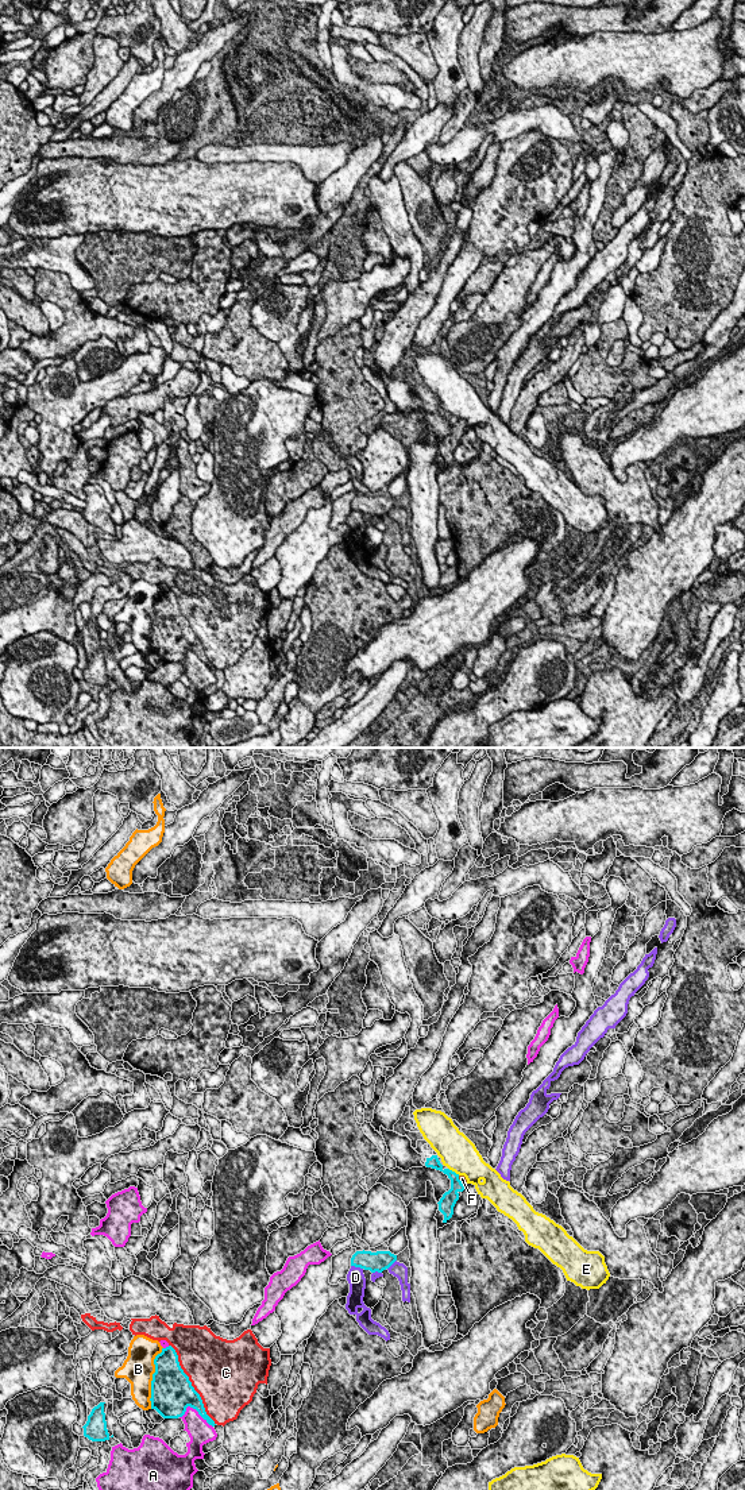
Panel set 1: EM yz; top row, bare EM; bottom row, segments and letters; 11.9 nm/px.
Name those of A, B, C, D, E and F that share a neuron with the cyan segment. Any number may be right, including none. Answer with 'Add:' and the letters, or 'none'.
Add: F

